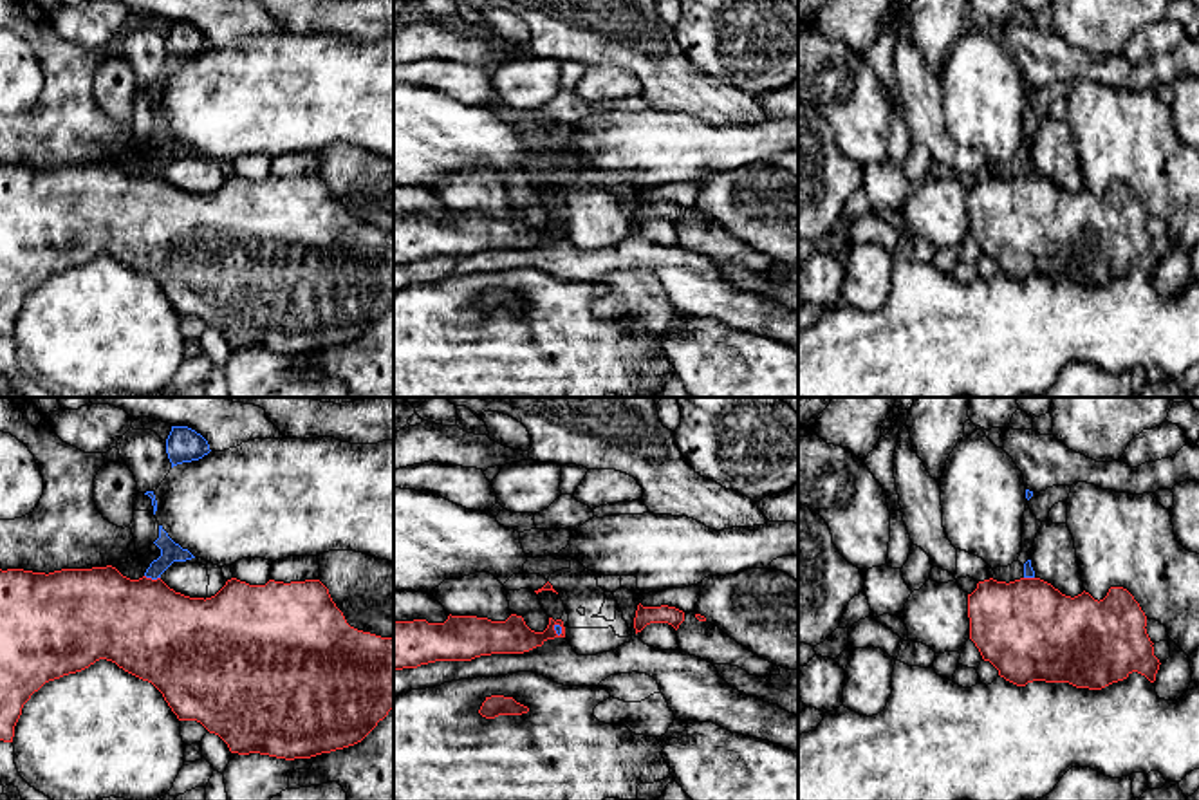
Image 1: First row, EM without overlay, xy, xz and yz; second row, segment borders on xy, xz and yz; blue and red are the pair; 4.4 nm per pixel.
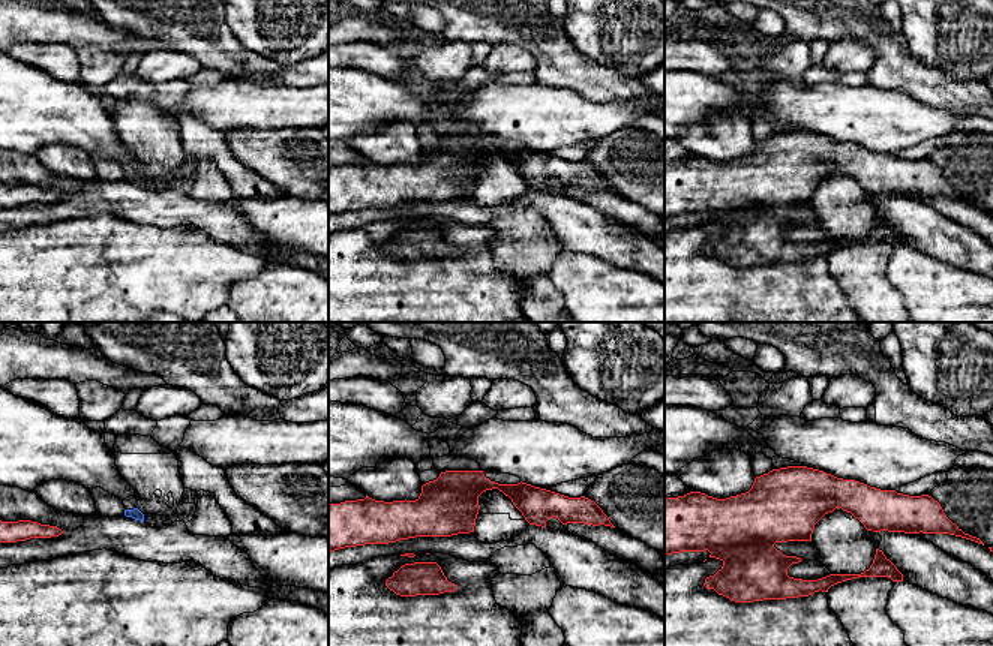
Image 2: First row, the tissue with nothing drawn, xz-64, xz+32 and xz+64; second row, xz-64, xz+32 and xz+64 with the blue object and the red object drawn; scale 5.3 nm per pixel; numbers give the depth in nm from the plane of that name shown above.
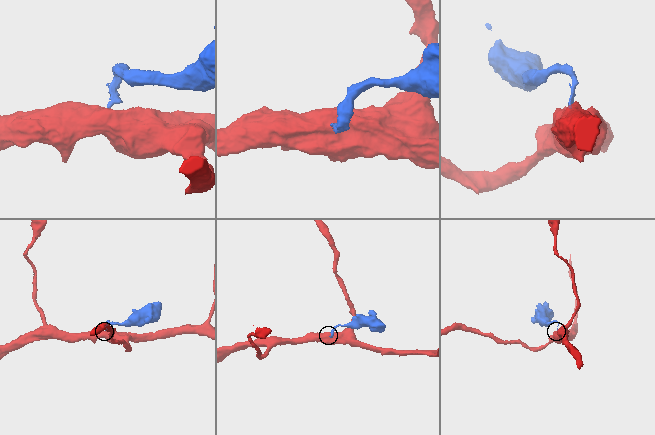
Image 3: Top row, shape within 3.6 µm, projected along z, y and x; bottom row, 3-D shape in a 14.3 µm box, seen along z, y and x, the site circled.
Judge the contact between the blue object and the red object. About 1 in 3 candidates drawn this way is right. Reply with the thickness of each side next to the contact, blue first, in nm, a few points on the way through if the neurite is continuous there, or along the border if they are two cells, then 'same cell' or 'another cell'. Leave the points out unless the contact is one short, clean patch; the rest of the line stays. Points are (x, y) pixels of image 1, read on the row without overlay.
90/420 nm | along xy (145, 170), (159, 174) | another cell

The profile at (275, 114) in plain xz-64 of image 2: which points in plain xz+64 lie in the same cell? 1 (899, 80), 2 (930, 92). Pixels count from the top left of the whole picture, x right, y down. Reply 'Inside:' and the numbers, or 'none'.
Inside: none

